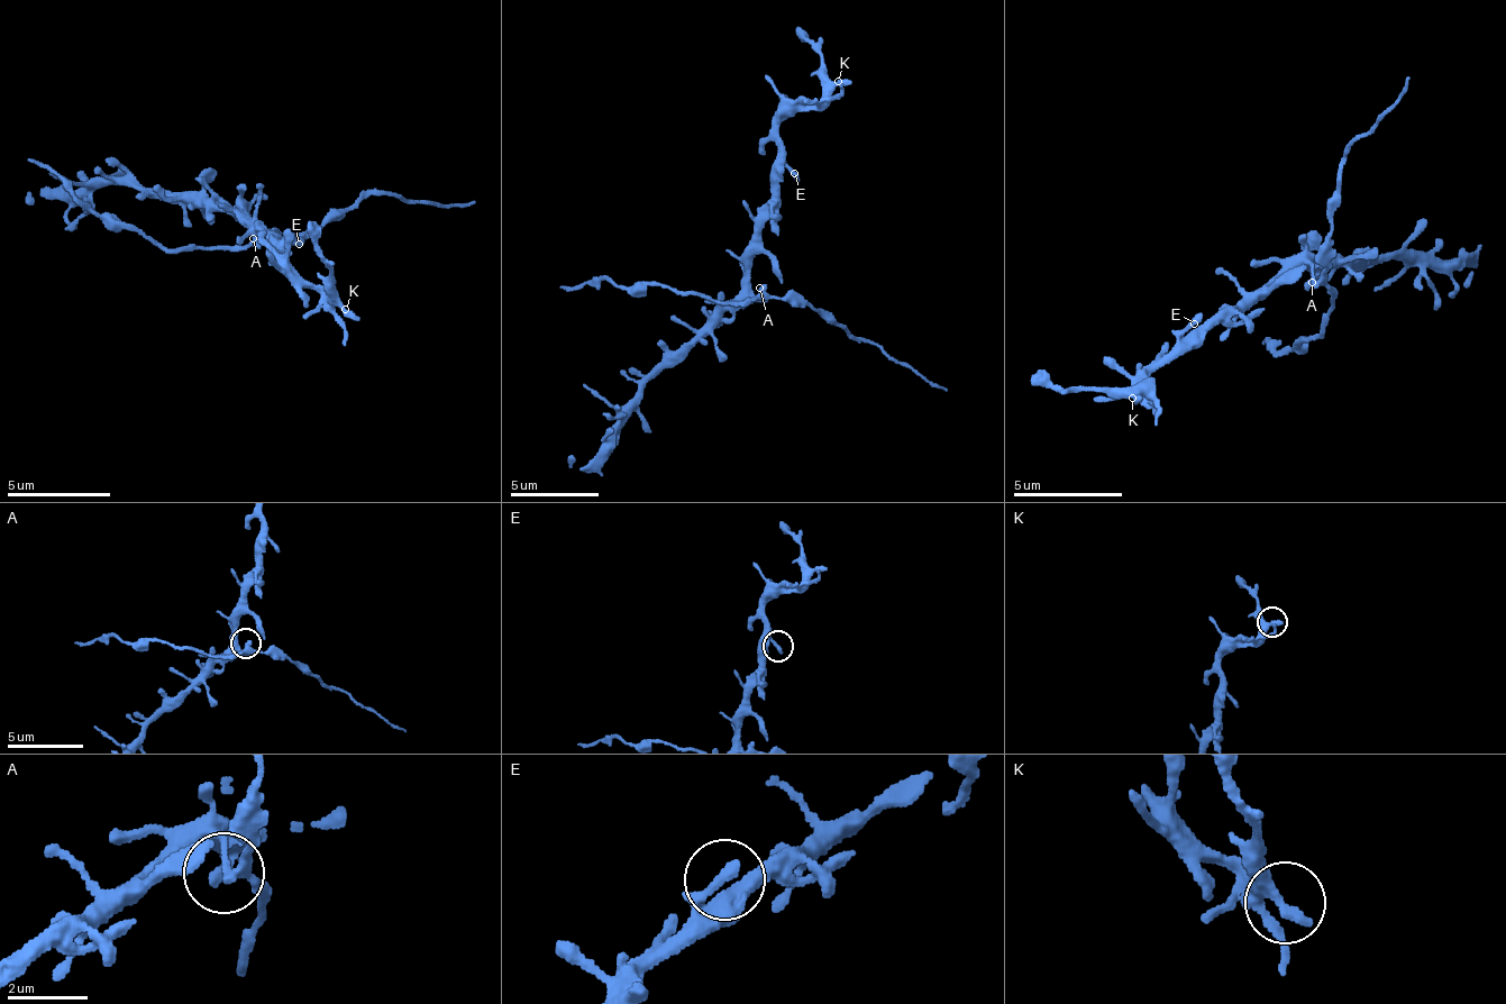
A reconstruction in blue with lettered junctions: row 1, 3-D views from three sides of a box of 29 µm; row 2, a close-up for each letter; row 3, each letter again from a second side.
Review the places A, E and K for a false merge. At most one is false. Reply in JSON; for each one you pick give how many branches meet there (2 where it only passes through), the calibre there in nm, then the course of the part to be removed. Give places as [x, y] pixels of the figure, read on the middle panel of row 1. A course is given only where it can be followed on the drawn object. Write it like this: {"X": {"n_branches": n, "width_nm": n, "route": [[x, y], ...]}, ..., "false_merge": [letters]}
{"A": {"n_branches": 3, "width_nm": 200, "route": [[758, 286], [745, 301], [684, 294], [656, 284], [611, 281], [576, 288], [558, 285]]}, "false_merge": ["A"]}

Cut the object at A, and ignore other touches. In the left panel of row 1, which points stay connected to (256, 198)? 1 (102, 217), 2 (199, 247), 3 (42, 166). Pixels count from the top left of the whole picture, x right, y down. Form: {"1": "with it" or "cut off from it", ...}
{"1": "cut off from it", "2": "cut off from it", "3": "cut off from it"}

